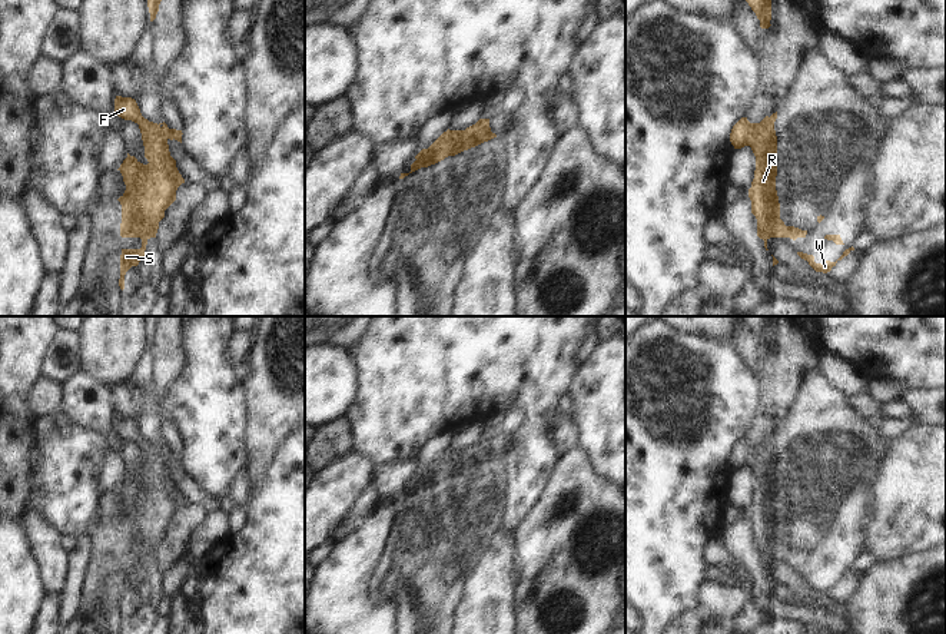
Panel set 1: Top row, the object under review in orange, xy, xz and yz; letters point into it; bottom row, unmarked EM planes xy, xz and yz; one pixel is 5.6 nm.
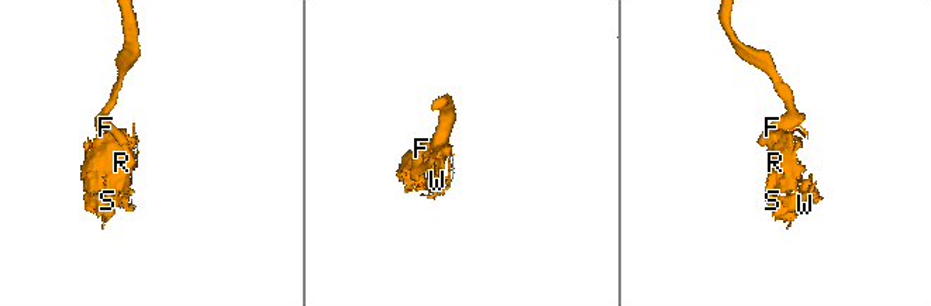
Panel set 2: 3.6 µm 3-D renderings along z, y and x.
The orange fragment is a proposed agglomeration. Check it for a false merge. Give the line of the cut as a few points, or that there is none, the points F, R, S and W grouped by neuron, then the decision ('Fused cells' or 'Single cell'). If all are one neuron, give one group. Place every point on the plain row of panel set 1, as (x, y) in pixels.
Split along yz (769, 438), (767, 462), (756, 478). Groups: F / R S W. Fused cells.

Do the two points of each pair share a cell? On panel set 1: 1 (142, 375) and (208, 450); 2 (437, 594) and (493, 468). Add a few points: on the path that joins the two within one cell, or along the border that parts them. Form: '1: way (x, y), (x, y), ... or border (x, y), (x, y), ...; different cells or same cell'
1: border (152, 378), (140, 387), (129, 384); different cells
2: way (437, 563), (440, 535), (462, 507), (464, 500); same cell

